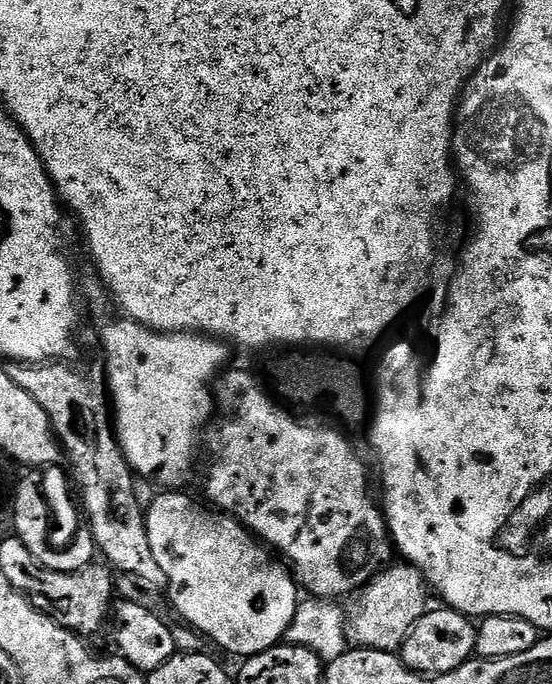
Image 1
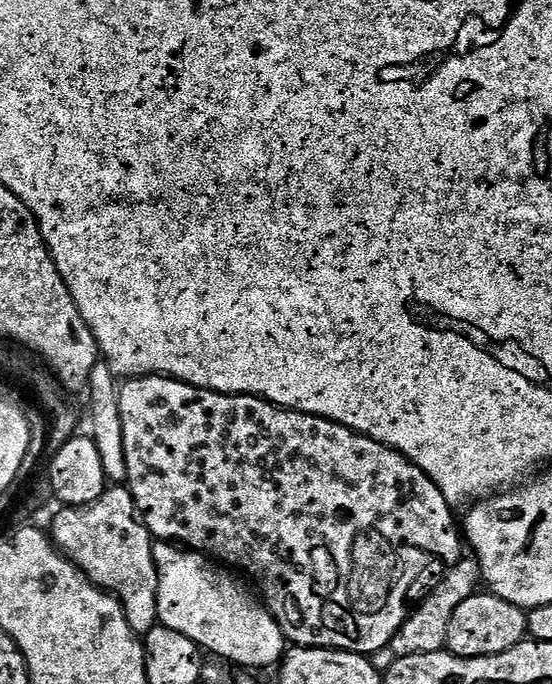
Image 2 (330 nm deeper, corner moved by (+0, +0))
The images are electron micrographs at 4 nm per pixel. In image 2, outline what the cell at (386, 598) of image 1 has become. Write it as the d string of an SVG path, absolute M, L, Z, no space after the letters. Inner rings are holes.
M462 558L457 564L451 565L447 571L444 581L417 608L415 605L409 611L408 619L404 621L404 625L398 630L398 634L394 634L391 647L397 656L434 654L447 649L450 622L454 618L458 606L462 606L462 602L466 602L466 598L477 595L479 588L476 587L481 587L482 584L480 561L475 558L469 558L469 560Z

